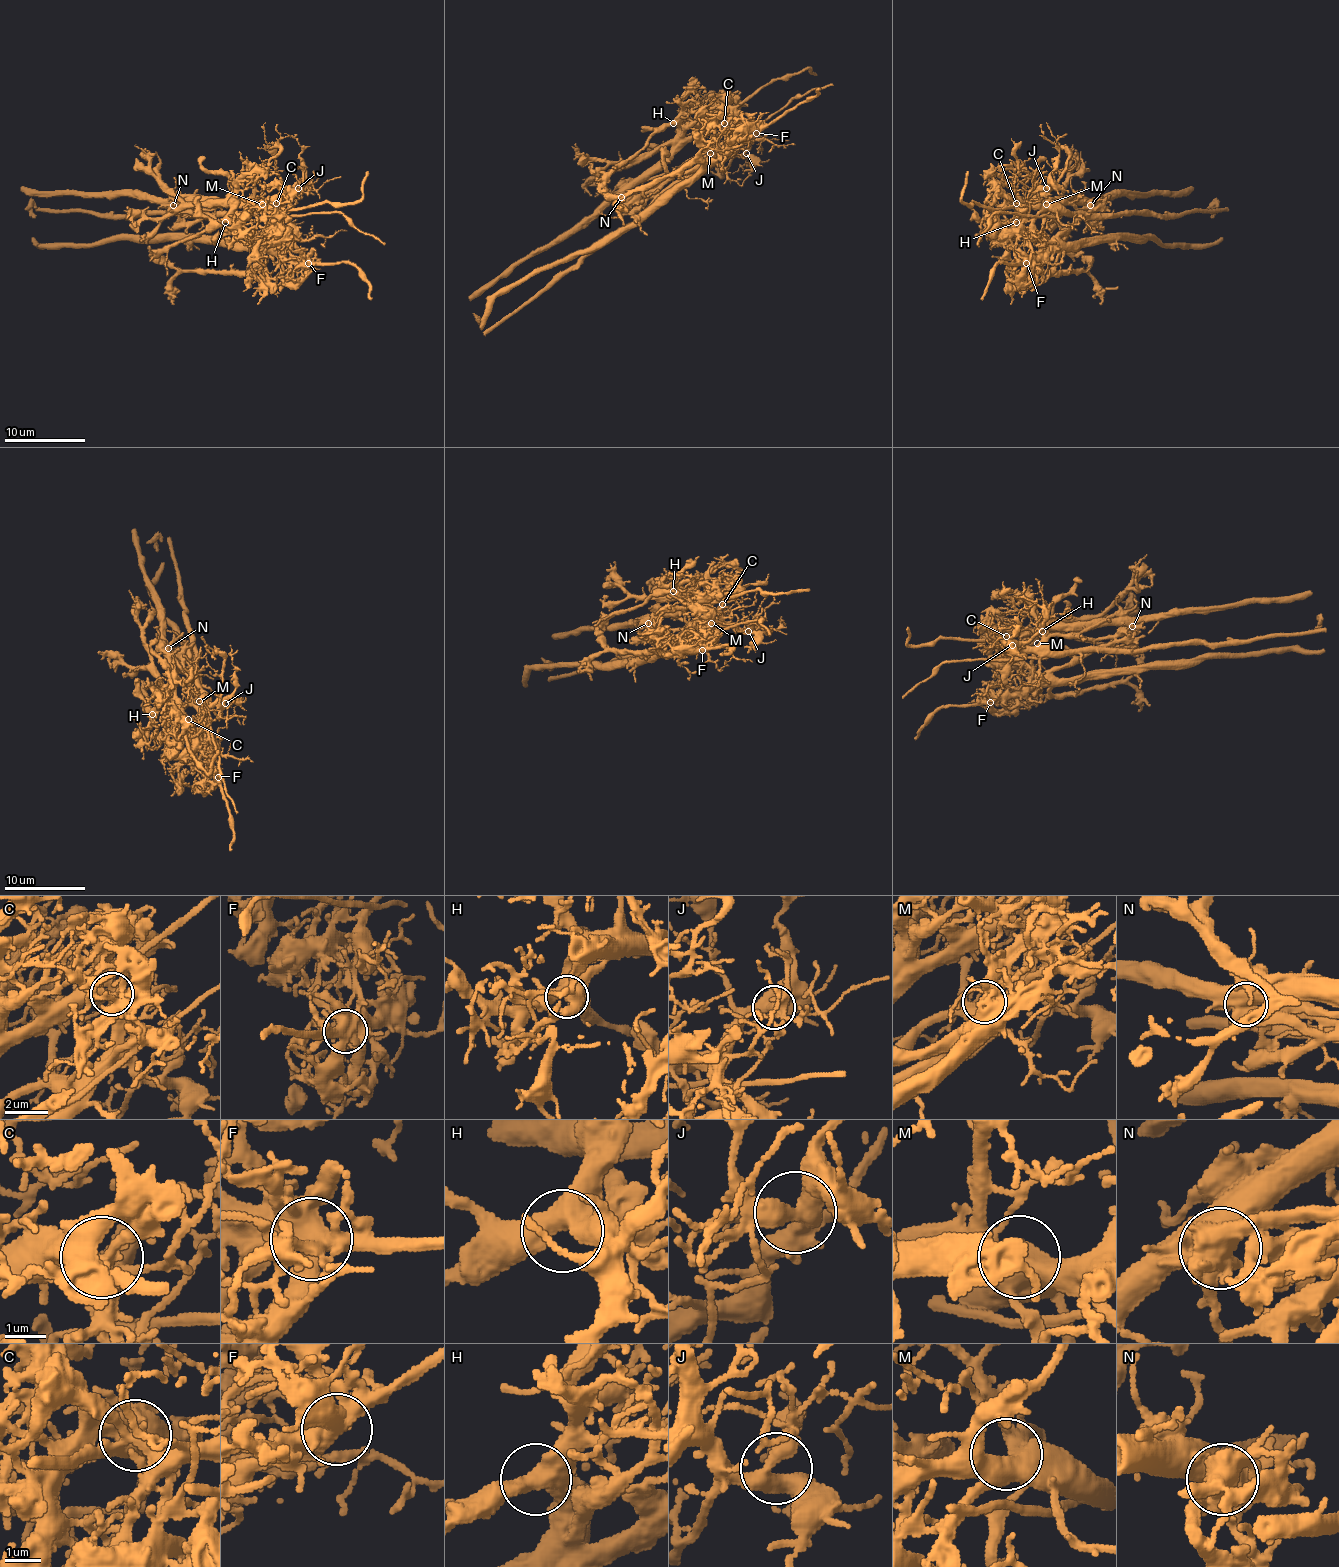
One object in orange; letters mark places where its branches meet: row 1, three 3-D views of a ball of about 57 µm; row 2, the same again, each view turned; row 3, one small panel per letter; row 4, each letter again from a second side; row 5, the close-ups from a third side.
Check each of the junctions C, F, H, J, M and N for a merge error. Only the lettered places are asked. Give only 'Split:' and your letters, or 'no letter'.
Split: C, F, N

